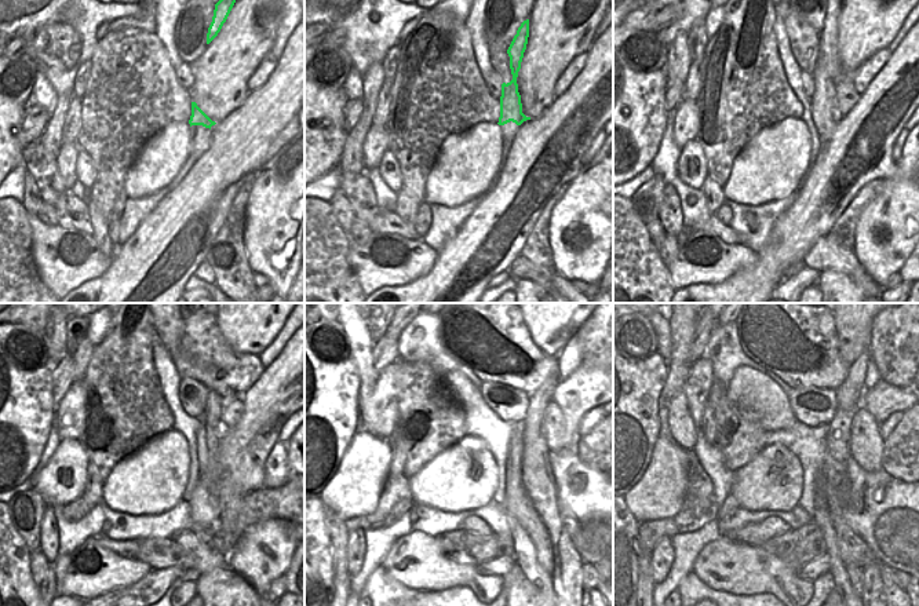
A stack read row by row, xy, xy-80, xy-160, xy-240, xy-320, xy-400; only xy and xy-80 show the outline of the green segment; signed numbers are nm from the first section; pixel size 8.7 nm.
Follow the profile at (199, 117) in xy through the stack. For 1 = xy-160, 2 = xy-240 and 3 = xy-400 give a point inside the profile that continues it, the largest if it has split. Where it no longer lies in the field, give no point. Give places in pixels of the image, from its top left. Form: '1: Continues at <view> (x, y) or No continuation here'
1: Continues at xy-160 (823, 105)
2: Continues at xy-240 (208, 468)
3: Continues at xy-400 (823, 514)

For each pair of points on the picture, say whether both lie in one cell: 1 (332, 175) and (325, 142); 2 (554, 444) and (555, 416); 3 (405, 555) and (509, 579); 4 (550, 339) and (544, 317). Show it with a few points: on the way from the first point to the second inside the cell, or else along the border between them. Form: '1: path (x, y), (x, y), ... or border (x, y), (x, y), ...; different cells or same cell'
1: border (336, 165), (318, 178); different cells
2: path (554, 437), (554, 423); same cell
3: border (500, 577), (503, 581), (502, 591); different cells
4: path (550, 333), (550, 322); same cell

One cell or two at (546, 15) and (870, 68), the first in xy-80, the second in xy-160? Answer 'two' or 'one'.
two

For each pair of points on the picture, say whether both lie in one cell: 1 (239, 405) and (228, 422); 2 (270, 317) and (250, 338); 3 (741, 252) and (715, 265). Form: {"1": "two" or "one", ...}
{"1": "one", "2": "one", "3": "one"}

